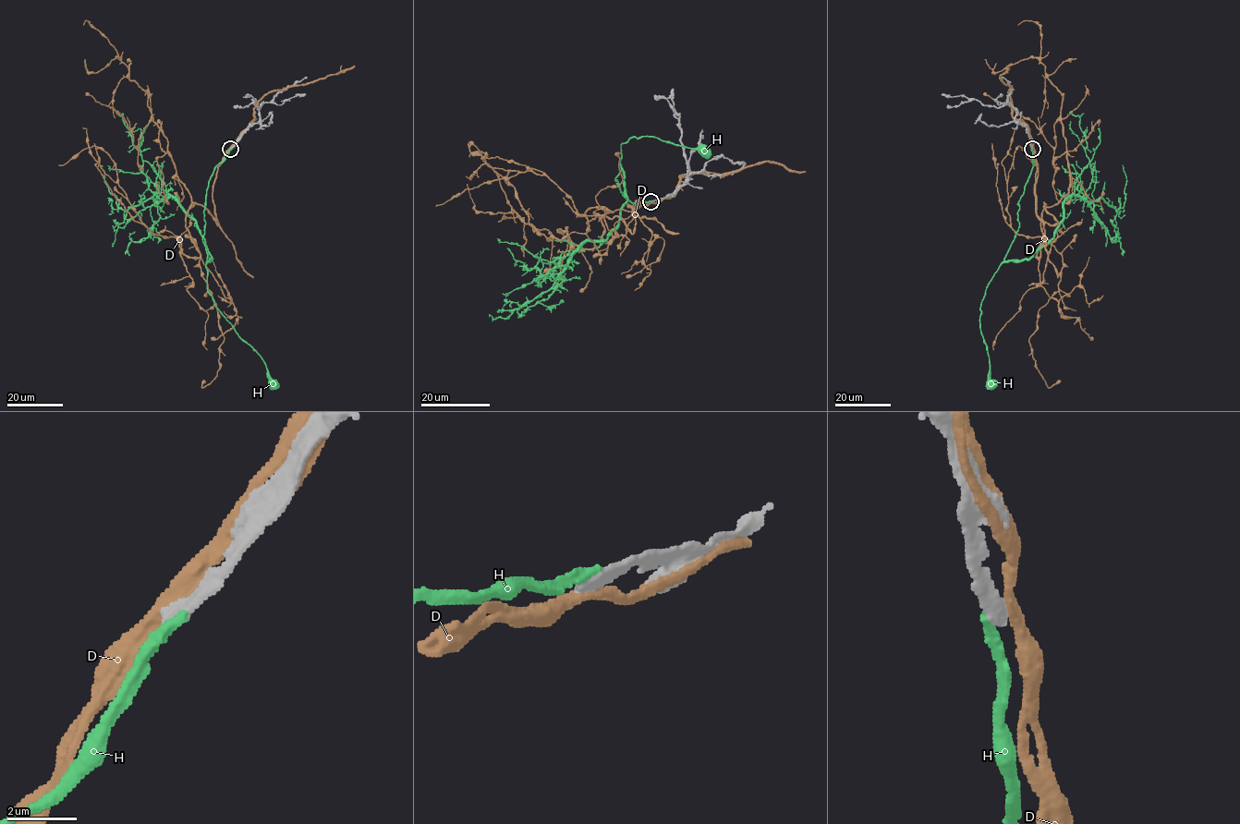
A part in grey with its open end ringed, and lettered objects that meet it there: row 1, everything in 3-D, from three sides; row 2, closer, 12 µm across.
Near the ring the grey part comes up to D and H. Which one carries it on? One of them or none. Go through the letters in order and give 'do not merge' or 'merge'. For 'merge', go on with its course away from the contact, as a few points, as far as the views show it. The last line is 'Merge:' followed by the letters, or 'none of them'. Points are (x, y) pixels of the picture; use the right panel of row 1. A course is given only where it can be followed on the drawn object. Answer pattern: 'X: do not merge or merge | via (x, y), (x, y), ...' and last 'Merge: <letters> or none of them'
D: do not merge
H: do not merge
Merge: none of them

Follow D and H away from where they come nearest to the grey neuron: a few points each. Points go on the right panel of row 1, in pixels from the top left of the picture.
D: (1033, 148), (1036, 213), (1057, 221), (1044, 202), (1039, 258), (1007, 212), (1015, 149), (1036, 164)
H: (1031, 149), (1033, 166), (1018, 202), (1019, 227), (980, 306), (980, 329), (986, 345), (991, 384)

